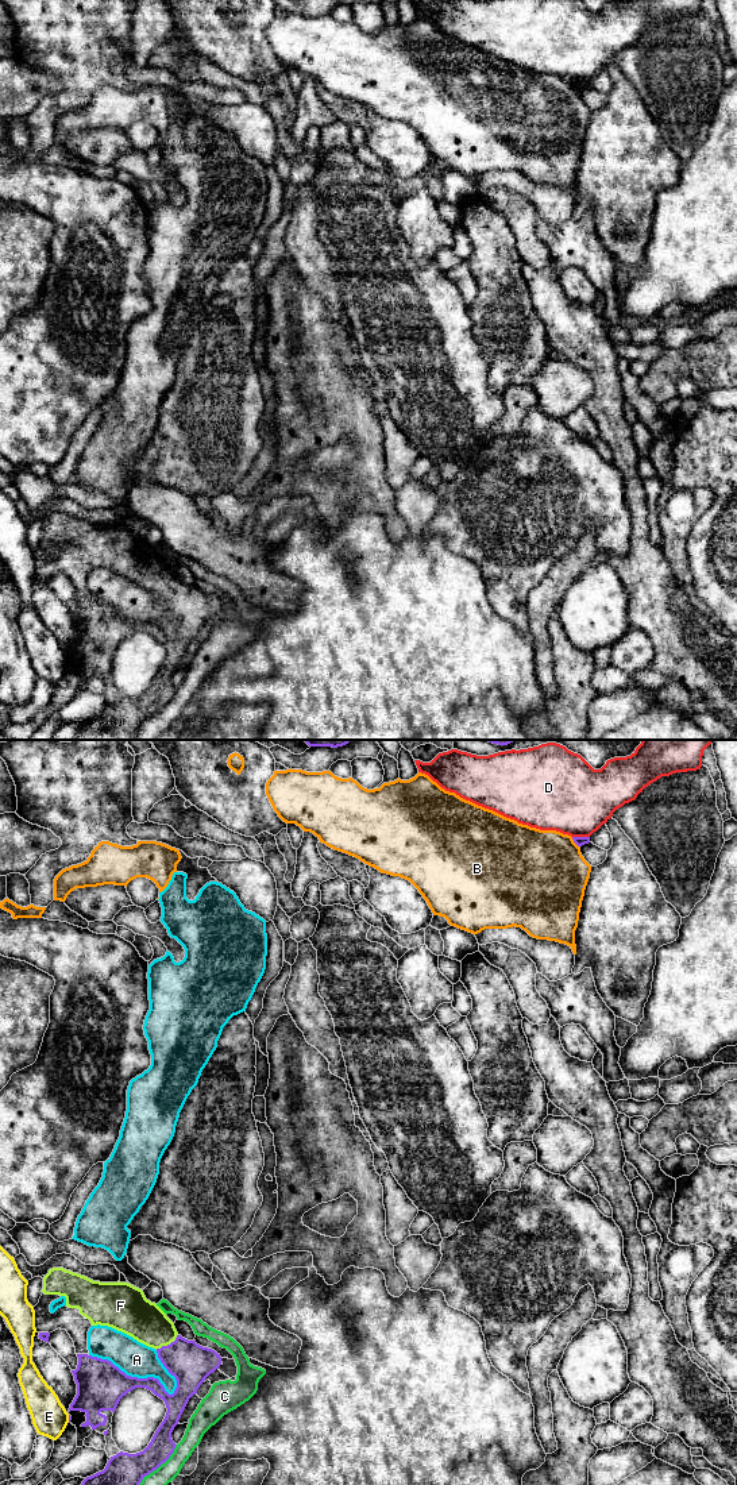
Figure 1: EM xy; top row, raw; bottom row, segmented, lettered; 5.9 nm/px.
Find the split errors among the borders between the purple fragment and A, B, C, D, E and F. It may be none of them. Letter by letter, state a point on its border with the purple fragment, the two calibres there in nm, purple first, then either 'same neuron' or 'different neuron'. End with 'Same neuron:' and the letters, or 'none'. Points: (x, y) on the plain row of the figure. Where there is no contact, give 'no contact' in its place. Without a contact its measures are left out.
A: xy (135, 621) | 280/200 nm | different neuron
B: xy (574, 85) | 60/480 nm | different neuron
C: xy (154, 713) | 240/130 nm | different neuron
D: xy (581, 81) | 60/440 nm | different neuron
E: xy (69, 663) | 20/220 nm | different neuron
F: xy (168, 589) | 240/240 nm | same neuron
Same neuron: F

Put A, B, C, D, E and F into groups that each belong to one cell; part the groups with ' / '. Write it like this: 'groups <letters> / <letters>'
groups A / B / C / D / E / F

